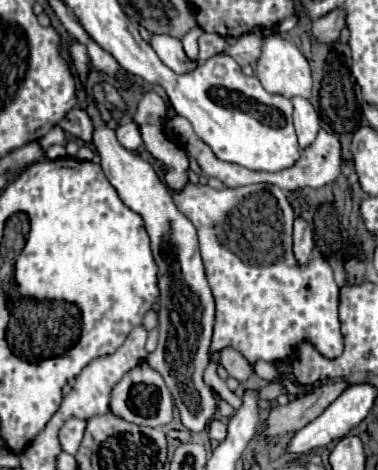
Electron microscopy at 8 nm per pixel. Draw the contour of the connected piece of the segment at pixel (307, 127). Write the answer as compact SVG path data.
M296 96L292 98L292 104L294 104L294 126L296 126L298 142L300 142L300 148L306 148L314 142L320 130L320 118L308 100Z

